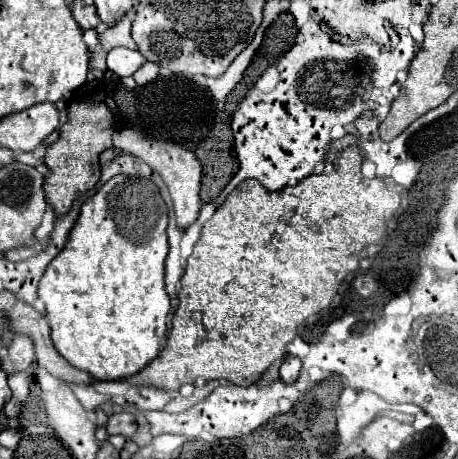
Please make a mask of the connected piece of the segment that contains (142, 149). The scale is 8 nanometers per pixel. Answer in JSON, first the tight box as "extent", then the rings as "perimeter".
{"extent":[114,128,202,228],"perimeter":[[[124,128],[124,130],[118,130],[114,134],[114,148],[138,156],[152,170],[156,170],[162,176],[162,180],[166,182],[166,186],[170,190],[170,196],[172,196],[172,202],[174,202],[176,220],[178,220],[178,226],[180,228],[188,228],[196,220],[198,210],[202,206],[202,200],[200,200],[202,166],[200,166],[196,154],[192,150],[188,150],[186,146],[182,146],[178,142],[172,142],[172,140],[156,140],[154,136],[148,136],[146,132],[142,132],[140,128]]]}

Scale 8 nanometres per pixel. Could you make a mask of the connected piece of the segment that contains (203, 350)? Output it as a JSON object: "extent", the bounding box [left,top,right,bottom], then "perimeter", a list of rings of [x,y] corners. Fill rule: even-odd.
{"extent":[122,134,402,392],"perimeter":[[[346,134],[346,136],[330,142],[326,158],[324,158],[324,172],[322,174],[312,174],[312,176],[304,178],[302,182],[298,182],[292,188],[282,188],[282,190],[276,190],[276,192],[268,192],[260,182],[244,180],[226,198],[226,202],[214,212],[214,216],[202,228],[202,236],[200,236],[198,244],[194,246],[194,252],[188,258],[188,264],[186,264],[186,272],[184,272],[182,280],[180,280],[180,288],[178,288],[178,302],[180,304],[176,308],[176,314],[174,314],[174,320],[172,320],[172,328],[168,332],[168,338],[166,338],[166,344],[164,344],[162,352],[146,368],[142,368],[140,372],[136,372],[136,374],[132,374],[128,378],[122,378],[122,380],[130,382],[134,386],[154,386],[154,388],[160,388],[160,390],[166,390],[166,392],[180,390],[182,384],[194,384],[198,378],[204,378],[204,380],[220,380],[220,378],[224,378],[224,380],[228,380],[232,384],[238,384],[238,386],[250,386],[274,360],[284,358],[286,356],[286,344],[296,336],[298,326],[310,314],[316,314],[316,312],[320,312],[322,308],[326,308],[330,304],[330,300],[336,294],[340,282],[346,278],[348,272],[354,272],[358,268],[360,260],[366,256],[368,246],[382,240],[382,236],[386,234],[386,224],[384,222],[400,206],[402,188],[390,178],[374,178],[372,182],[364,180],[364,176],[360,172],[360,162],[362,162],[362,152],[358,148],[358,138]]]}

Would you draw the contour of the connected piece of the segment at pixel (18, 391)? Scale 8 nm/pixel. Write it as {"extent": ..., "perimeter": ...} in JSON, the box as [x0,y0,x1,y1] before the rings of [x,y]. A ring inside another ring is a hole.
{"extent":[8,370,32,406],"perimeter":[[[32,370],[16,372],[14,376],[8,376],[8,386],[12,390],[12,398],[18,400],[22,406],[30,398],[30,382],[32,382]]]}

